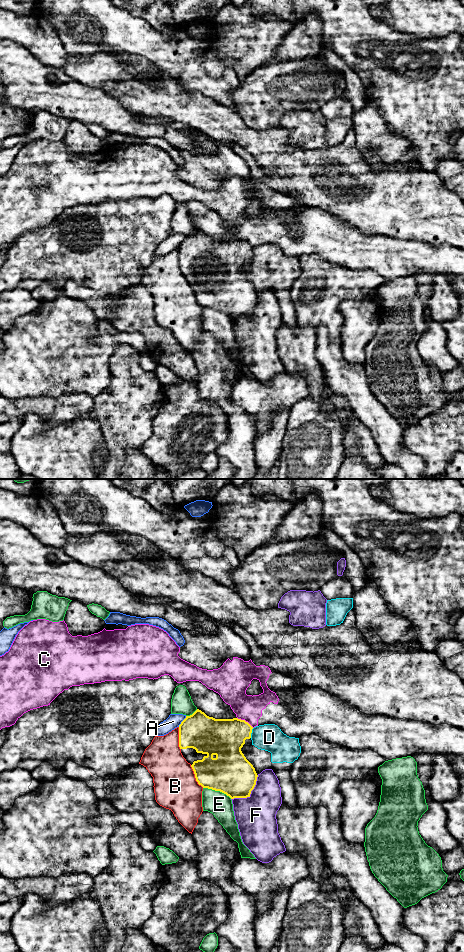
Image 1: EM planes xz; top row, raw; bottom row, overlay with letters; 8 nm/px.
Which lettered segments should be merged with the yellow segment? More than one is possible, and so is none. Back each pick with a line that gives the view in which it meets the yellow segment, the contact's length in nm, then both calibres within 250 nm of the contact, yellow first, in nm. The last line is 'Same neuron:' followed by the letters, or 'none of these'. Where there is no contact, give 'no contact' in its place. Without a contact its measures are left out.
Same neuron: none of these

